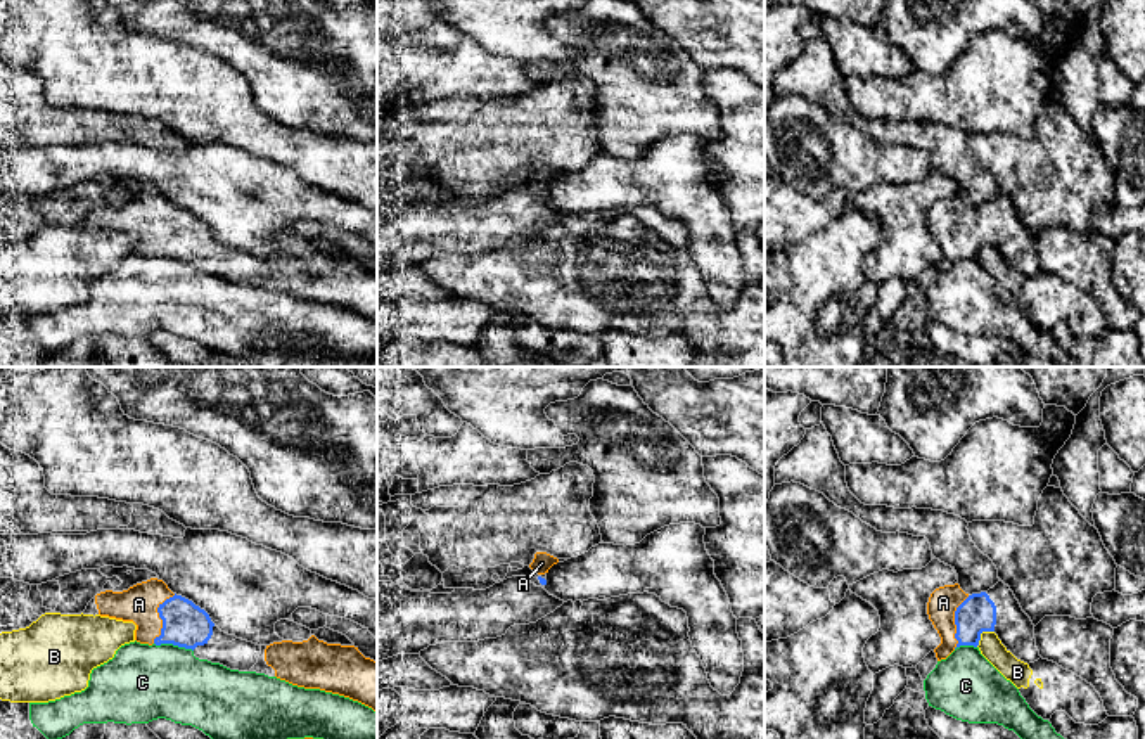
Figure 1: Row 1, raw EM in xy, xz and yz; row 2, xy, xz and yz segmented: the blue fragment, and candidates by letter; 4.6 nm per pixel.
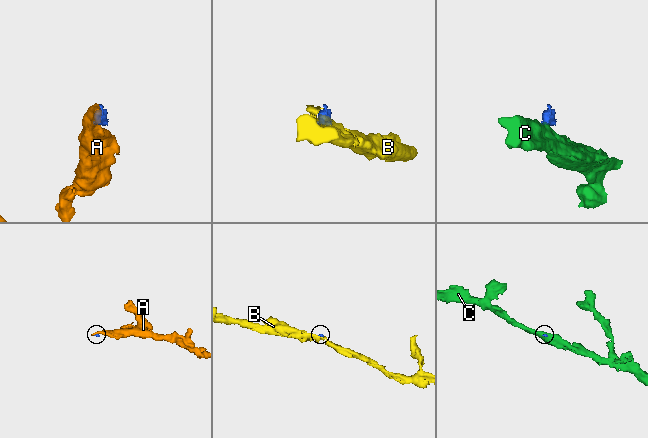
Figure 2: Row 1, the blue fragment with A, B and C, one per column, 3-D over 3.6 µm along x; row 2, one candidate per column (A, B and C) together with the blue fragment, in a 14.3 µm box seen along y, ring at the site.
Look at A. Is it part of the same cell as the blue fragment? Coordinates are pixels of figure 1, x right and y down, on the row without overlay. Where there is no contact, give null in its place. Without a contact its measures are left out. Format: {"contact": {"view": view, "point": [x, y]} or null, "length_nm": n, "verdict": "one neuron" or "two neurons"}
{"contact": {"view": "xy", "point": [159, 229]}, "length_nm": 260, "verdict": "one neuron"}

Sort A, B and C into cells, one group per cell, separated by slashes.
A / B / C

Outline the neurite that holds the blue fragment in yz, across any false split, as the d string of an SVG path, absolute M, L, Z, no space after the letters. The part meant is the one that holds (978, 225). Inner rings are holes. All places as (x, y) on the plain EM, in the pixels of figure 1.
M958 196L936 201L927 227L941 249L934 261L937 273L960 258L979 258L982 244L995 244L996 218L986 204L965 206Z

